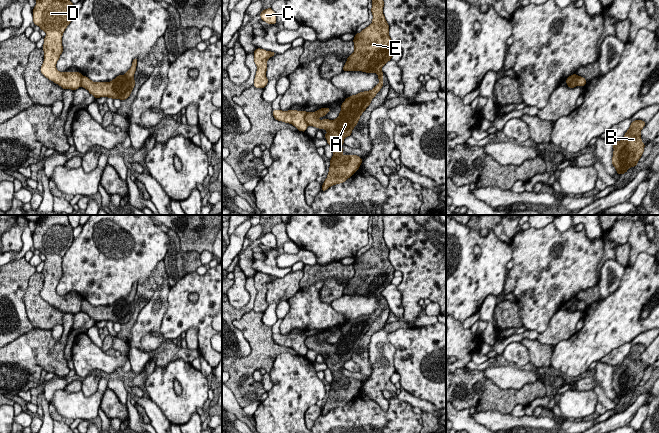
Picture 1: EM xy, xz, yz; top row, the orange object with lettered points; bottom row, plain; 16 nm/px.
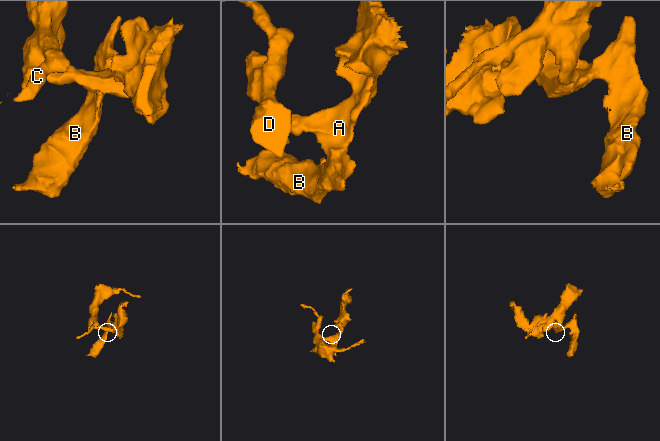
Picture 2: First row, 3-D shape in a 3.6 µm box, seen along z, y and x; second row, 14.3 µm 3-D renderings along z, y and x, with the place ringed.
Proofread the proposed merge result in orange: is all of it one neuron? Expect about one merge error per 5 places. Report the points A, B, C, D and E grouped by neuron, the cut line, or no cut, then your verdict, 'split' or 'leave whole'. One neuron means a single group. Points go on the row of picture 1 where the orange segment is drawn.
A B E / C D | xz (306, 112), (305, 121), (308, 124) | split

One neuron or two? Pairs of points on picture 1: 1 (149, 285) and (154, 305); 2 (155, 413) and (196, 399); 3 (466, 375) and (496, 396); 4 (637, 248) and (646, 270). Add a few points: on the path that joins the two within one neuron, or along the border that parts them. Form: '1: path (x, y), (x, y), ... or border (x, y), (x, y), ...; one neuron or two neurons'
1: border (165, 276), (162, 284), (138, 315); two neurons
2: border (149, 398), (170, 422); two neurons
3: border (486, 379), (484, 391), (476, 405); two neurons
4: border (648, 253), (641, 252), (635, 262), (628, 266); two neurons

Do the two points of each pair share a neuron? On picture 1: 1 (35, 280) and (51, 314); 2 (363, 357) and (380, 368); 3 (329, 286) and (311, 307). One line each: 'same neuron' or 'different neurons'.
1: same neuron
2: different neurons
3: different neurons

